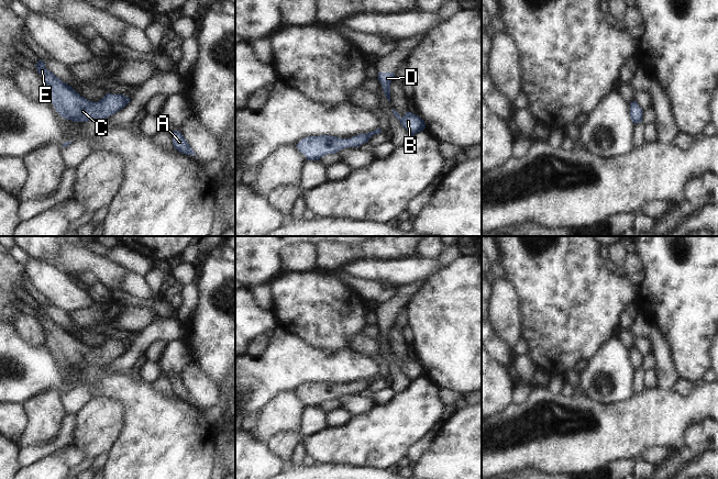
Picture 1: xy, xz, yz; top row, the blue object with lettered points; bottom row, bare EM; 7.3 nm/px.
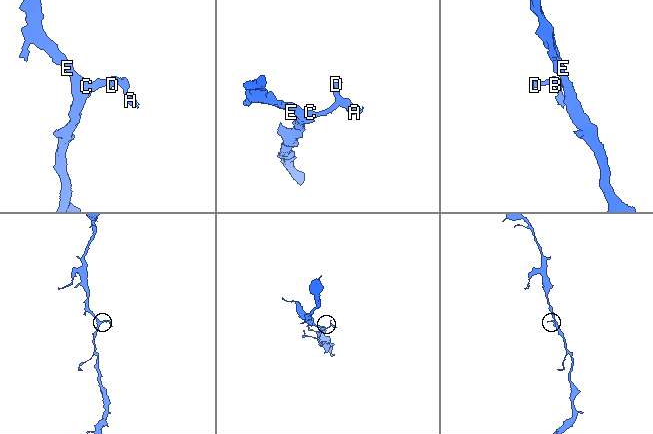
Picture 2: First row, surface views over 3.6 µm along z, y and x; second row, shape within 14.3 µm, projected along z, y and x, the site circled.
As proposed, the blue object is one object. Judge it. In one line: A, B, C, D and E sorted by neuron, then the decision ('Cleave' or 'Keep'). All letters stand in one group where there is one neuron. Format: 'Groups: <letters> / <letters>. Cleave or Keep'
Groups: A B C D E. Keep

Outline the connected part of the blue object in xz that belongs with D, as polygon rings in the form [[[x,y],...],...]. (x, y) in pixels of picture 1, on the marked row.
[[[378,73],[377,79],[382,82],[382,87],[387,100],[390,102],[390,83],[395,78],[394,73]]]

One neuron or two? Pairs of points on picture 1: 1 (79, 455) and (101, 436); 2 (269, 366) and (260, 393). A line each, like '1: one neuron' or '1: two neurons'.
1: two neurons
2: one neuron

